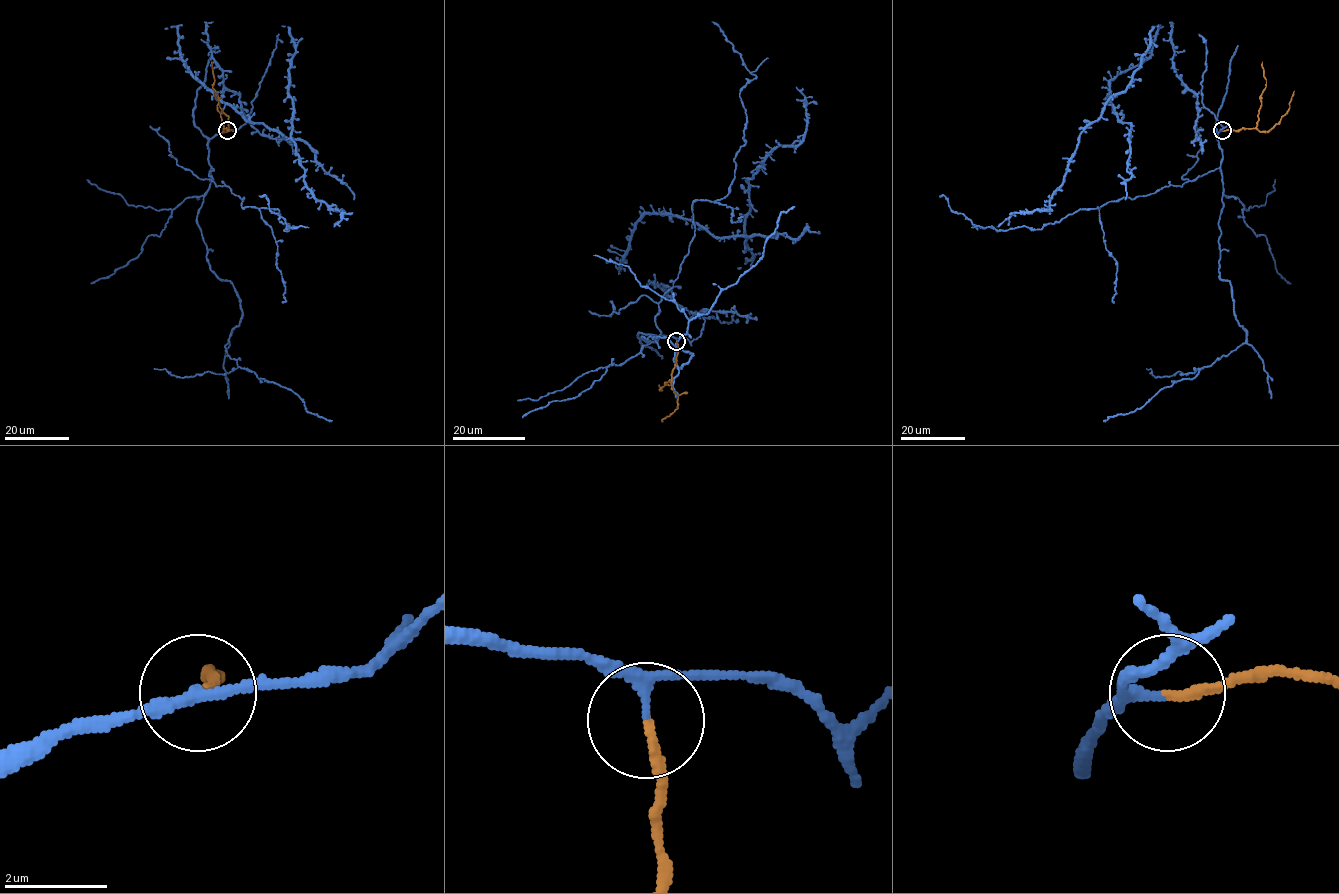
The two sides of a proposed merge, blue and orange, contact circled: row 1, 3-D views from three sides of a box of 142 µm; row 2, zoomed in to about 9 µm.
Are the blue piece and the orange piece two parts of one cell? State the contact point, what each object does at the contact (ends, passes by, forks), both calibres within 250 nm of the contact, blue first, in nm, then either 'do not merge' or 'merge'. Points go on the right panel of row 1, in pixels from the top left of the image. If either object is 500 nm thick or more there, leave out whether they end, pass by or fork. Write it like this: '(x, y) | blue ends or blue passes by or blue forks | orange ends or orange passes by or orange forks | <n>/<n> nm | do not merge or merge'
(1222, 130) | blue passes by | orange ends | 170/180 nm | merge

